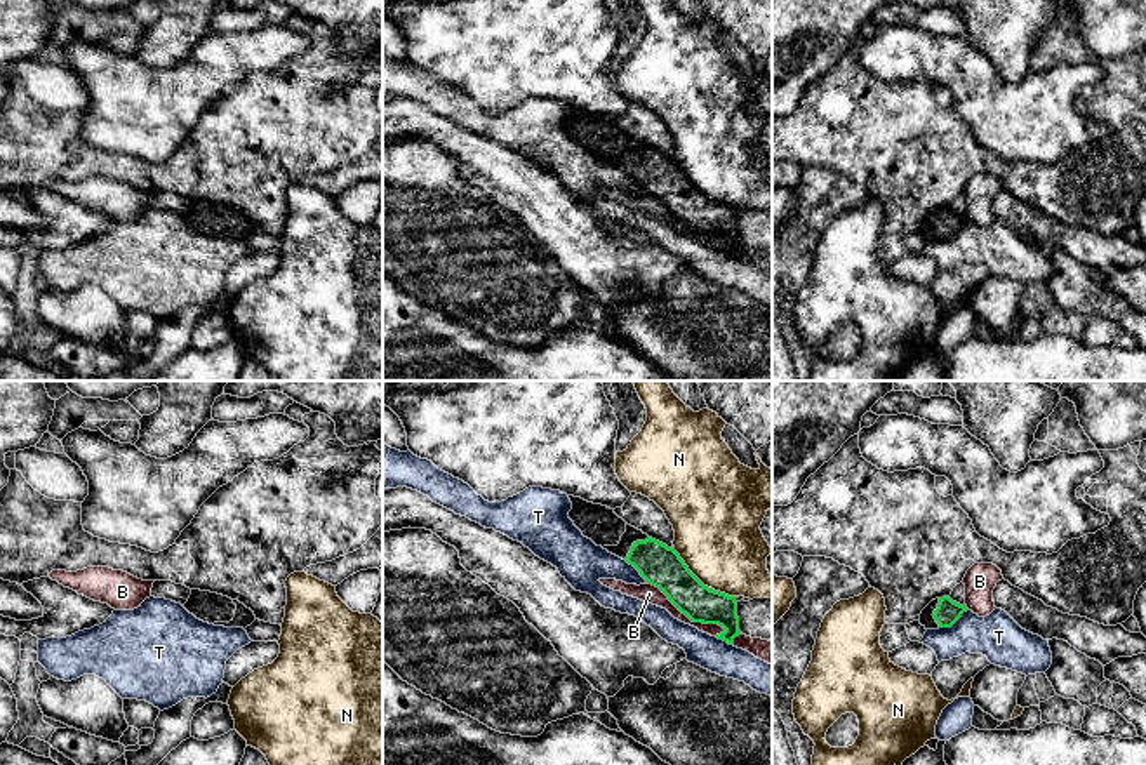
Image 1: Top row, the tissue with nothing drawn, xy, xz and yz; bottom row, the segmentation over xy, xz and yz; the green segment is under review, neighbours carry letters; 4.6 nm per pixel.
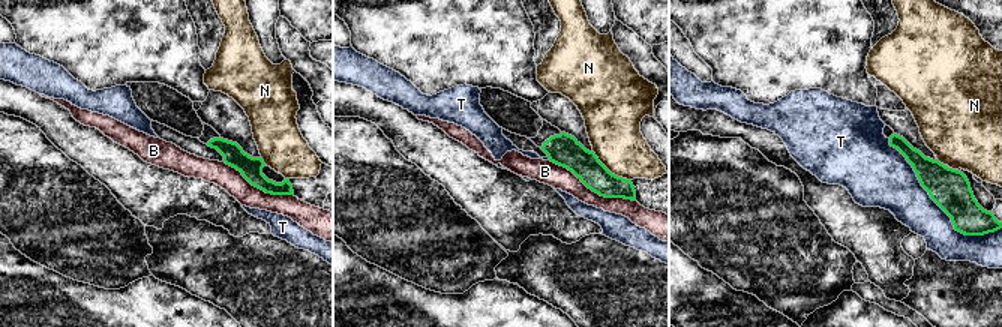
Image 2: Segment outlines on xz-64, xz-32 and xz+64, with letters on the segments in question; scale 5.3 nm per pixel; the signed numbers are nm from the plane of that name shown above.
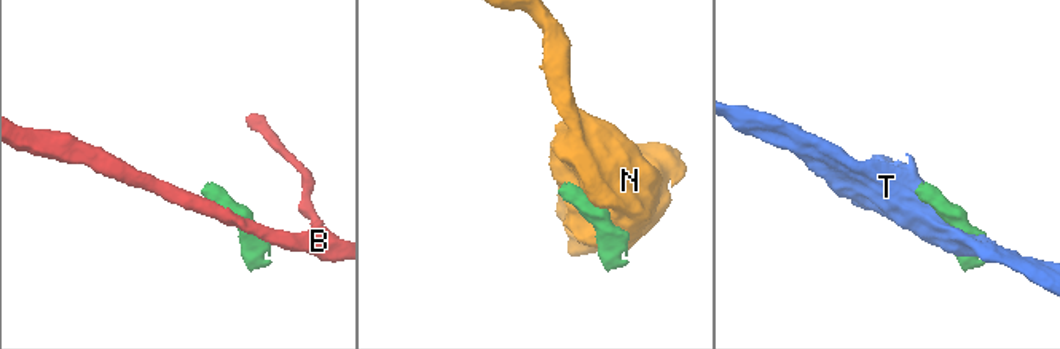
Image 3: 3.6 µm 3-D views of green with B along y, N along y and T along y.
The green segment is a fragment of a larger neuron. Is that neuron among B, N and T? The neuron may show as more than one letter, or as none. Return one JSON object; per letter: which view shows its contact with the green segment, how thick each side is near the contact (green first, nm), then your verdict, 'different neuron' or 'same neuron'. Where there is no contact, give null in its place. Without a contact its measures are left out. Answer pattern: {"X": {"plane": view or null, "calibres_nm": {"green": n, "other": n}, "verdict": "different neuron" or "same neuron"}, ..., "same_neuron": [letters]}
{"B": {"plane": "xz", "calibres_nm": {"green": 180, "other": 80}, "verdict": "different neuron"}, "N": {"plane": "xz", "calibres_nm": {"green": 190, "other": 400}, "verdict": "different neuron"}, "T": {"plane": "yz", "calibres_nm": {"green": 110, "other": 220}, "verdict": "different neuron"}, "same_neuron": []}

